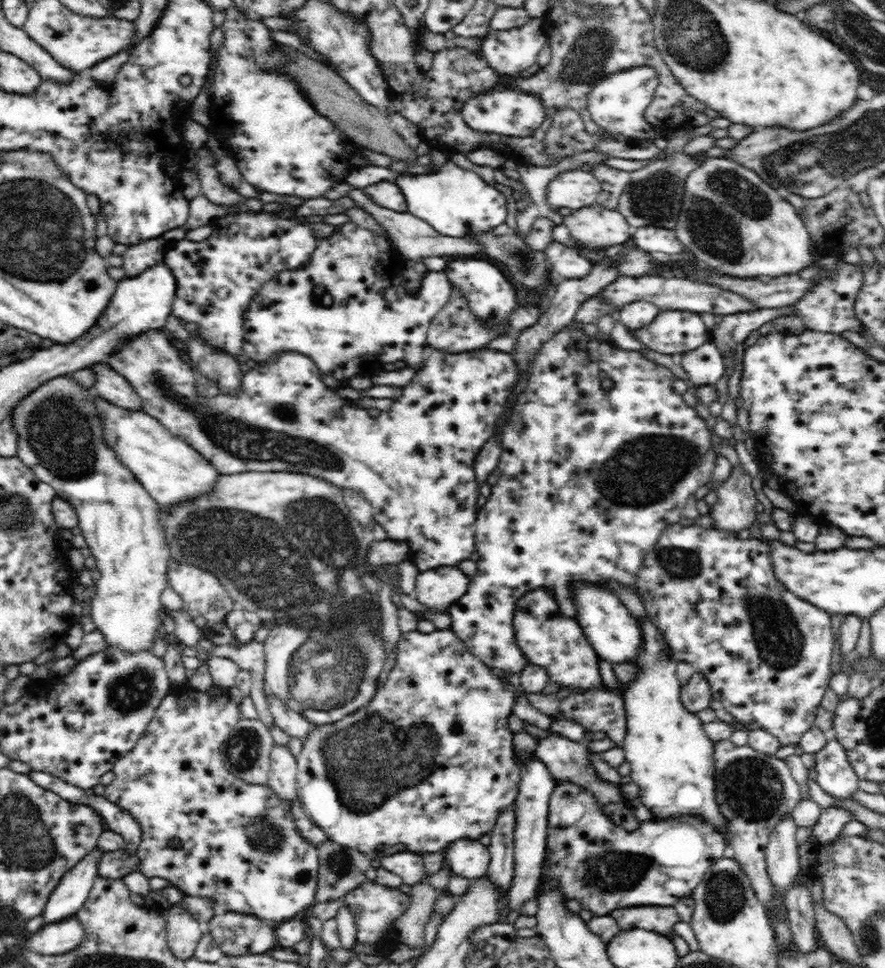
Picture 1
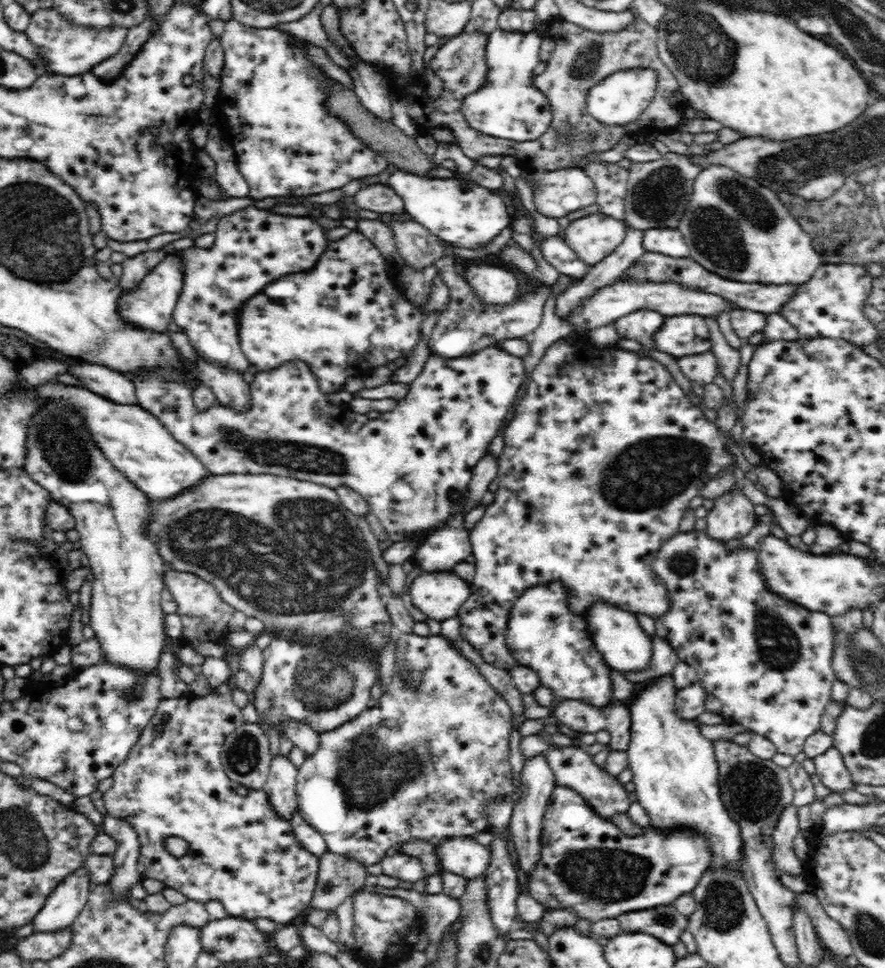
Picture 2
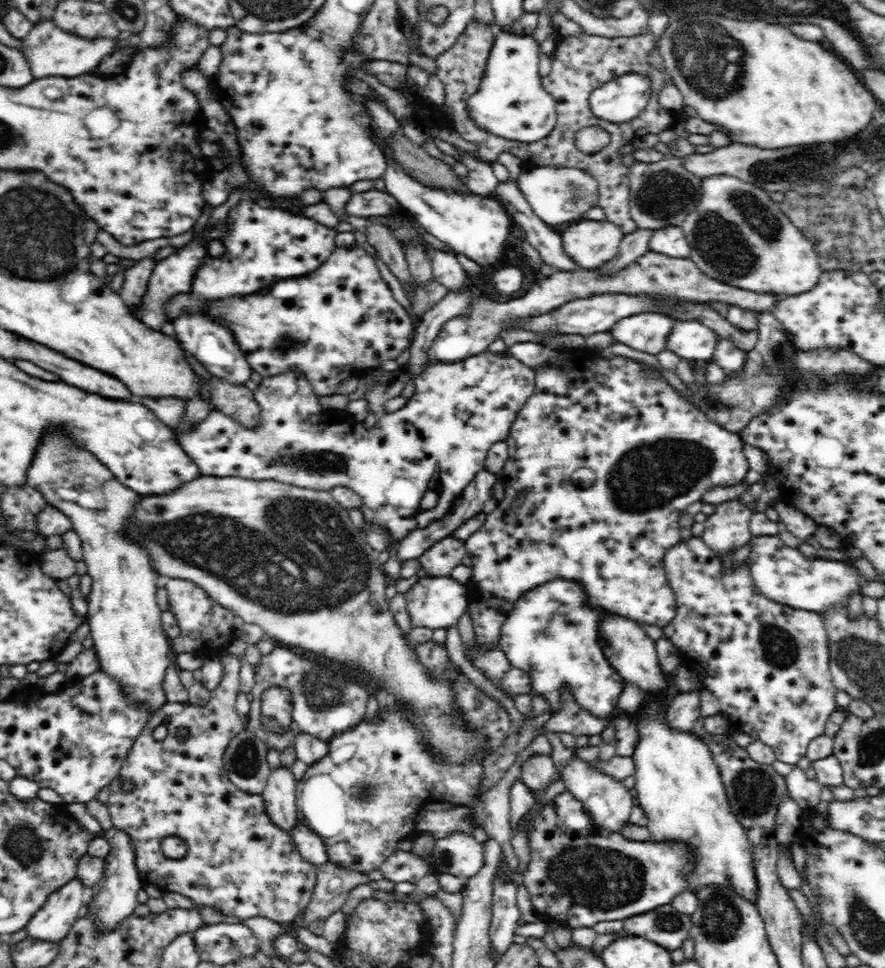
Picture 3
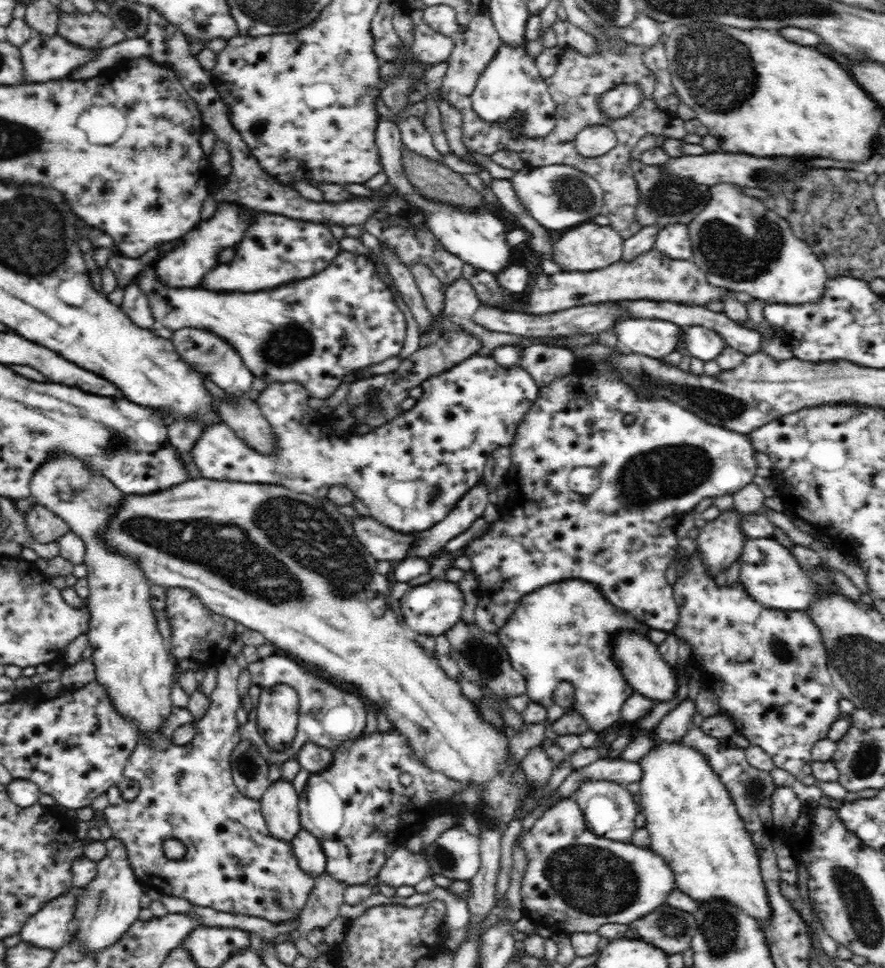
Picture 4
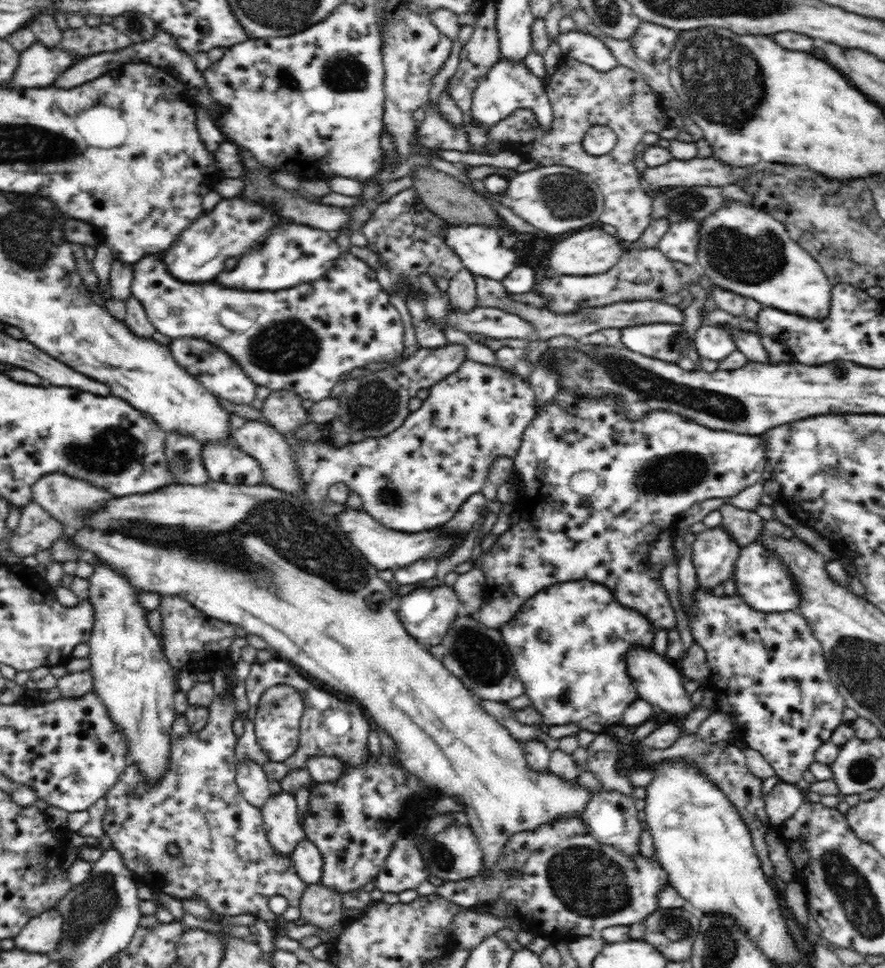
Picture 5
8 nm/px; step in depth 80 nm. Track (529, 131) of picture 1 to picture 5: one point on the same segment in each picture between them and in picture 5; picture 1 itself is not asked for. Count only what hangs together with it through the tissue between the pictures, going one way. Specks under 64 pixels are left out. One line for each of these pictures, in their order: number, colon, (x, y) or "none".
2: (508, 107)
3: (510, 101)
4: (511, 83)
5: (509, 85)

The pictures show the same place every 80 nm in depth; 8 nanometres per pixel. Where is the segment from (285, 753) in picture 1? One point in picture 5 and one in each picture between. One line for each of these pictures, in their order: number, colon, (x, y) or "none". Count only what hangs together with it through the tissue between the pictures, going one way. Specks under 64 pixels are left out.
2: (281, 785)
3: (280, 794)
4: (279, 804)
5: (279, 814)

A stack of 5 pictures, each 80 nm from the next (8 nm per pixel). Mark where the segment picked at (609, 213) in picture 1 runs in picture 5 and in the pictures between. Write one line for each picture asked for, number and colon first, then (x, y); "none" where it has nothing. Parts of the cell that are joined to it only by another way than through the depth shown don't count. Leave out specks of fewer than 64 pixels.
2: (593, 237)
3: (589, 243)
4: (586, 247)
5: (588, 251)

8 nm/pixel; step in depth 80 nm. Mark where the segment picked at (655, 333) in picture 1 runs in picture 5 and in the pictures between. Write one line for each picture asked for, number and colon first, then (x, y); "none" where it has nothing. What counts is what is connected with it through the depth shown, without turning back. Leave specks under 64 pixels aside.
2: (684, 335)
3: (690, 339)
4: (702, 343)
5: (714, 343)

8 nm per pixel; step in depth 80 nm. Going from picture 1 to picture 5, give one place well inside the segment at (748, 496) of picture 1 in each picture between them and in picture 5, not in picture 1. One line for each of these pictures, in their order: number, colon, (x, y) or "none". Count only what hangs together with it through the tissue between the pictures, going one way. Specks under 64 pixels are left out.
2: (733, 516)
3: (727, 529)
4: (721, 541)
5: (714, 552)

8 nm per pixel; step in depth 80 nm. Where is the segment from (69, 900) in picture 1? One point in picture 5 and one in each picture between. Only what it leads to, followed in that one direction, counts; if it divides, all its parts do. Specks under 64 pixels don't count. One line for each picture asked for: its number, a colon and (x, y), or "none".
2: (67, 900)
3: (53, 922)
4: (48, 928)
5: (43, 933)

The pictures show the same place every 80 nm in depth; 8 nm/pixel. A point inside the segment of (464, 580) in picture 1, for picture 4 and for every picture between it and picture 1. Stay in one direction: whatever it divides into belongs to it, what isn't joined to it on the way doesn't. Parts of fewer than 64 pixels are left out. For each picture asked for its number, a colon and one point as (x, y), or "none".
2: (438, 595)
3: (433, 602)
4: (430, 608)

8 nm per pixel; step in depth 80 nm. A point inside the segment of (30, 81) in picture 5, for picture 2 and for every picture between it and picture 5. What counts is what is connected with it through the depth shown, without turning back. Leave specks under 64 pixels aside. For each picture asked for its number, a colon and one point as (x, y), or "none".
2: (68, 49)
3: (51, 51)
4: (45, 57)

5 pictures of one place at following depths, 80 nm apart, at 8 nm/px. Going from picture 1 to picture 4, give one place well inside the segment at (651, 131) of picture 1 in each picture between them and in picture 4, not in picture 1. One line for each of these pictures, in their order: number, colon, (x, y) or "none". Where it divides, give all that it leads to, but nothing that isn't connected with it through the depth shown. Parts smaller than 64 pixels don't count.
2: (623, 98)
3: (622, 99)
4: (619, 101)

